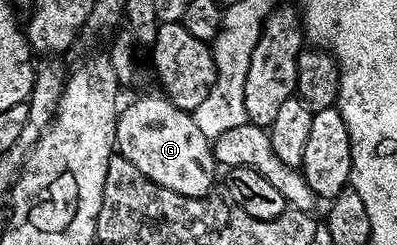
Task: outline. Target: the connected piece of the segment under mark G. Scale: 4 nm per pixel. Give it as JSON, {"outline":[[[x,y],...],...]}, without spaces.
{"outline":[[[162,95],[156,97],[139,97],[131,106],[124,108],[119,115],[115,144],[118,156],[129,159],[141,175],[153,179],[161,187],[169,191],[177,191],[186,197],[206,197],[215,185],[215,169],[217,162],[212,153],[212,142],[205,135],[201,135],[201,127],[197,127],[194,116],[183,109],[179,109],[172,101]]]}

